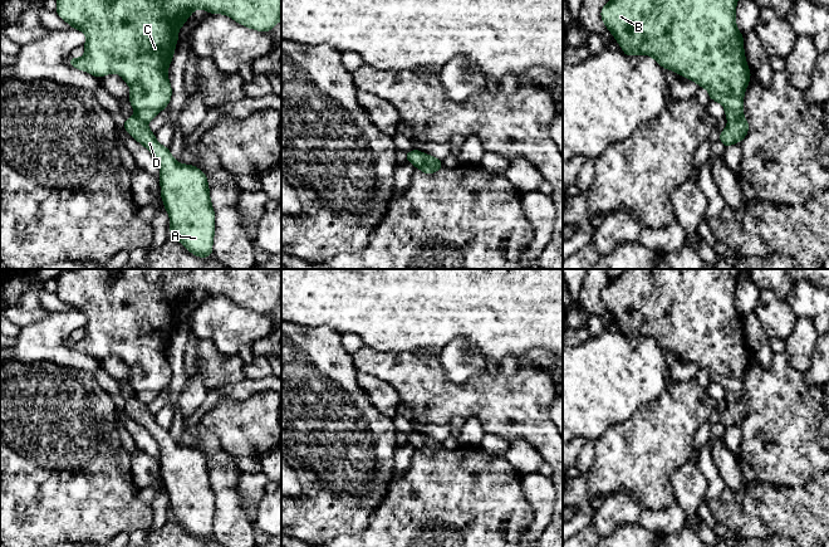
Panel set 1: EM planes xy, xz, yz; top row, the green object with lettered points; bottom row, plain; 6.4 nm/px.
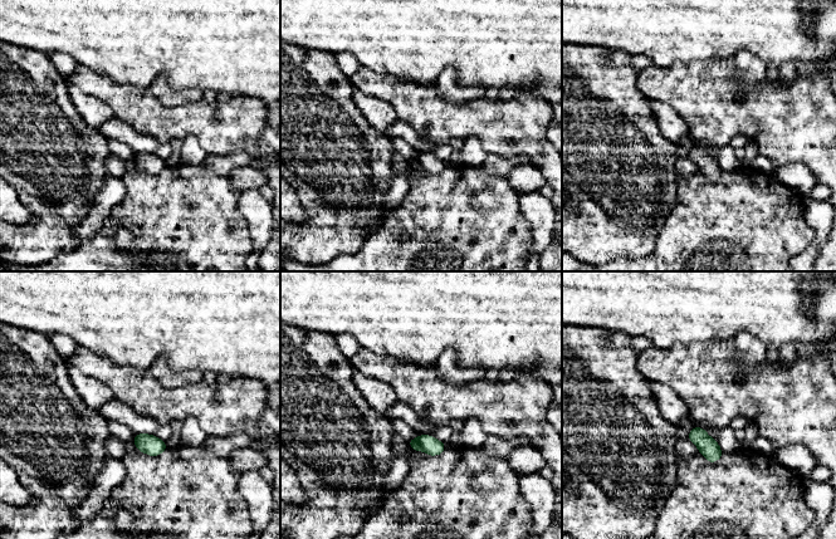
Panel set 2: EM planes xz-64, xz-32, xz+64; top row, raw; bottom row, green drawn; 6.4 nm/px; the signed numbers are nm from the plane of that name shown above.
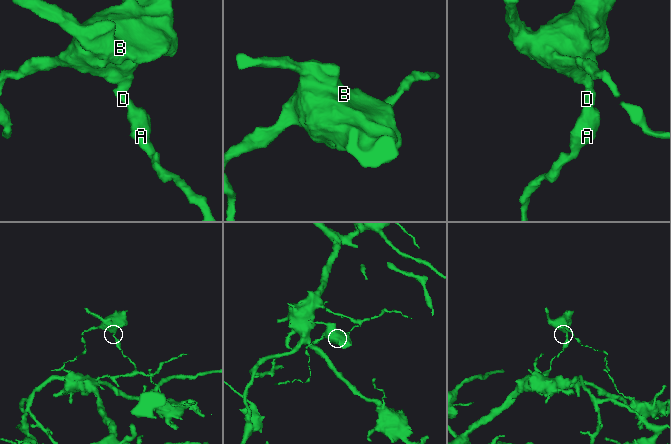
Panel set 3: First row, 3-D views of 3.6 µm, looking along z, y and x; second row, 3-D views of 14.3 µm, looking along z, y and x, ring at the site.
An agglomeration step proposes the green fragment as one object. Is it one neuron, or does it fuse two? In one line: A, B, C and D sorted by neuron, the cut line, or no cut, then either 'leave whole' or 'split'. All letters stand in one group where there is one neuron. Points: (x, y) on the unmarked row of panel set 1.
groups A D / B C; cut xz (423, 435), (425, 442), (436, 452); split

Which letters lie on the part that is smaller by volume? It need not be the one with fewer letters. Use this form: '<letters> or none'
B, C

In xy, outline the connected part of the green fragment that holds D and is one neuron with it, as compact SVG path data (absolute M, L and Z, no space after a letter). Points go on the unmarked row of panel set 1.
M137 397L127 400L123 407L158 444L161 480L170 497L170 517L198 539L212 537L215 493L207 458L193 446L177 444L168 429L160 426Z

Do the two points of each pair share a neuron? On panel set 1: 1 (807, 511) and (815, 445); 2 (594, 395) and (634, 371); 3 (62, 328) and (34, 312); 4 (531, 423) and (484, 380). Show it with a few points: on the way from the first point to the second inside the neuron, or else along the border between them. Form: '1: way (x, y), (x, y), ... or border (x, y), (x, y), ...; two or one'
1: border (815, 474), (803, 486), (795, 488), (786, 487); two
2: way (604, 385), (613, 376), (626, 376); one
3: border (50, 313), (20, 328); two
4: way (520, 411), (516, 408), (511, 408), (495, 391); one

